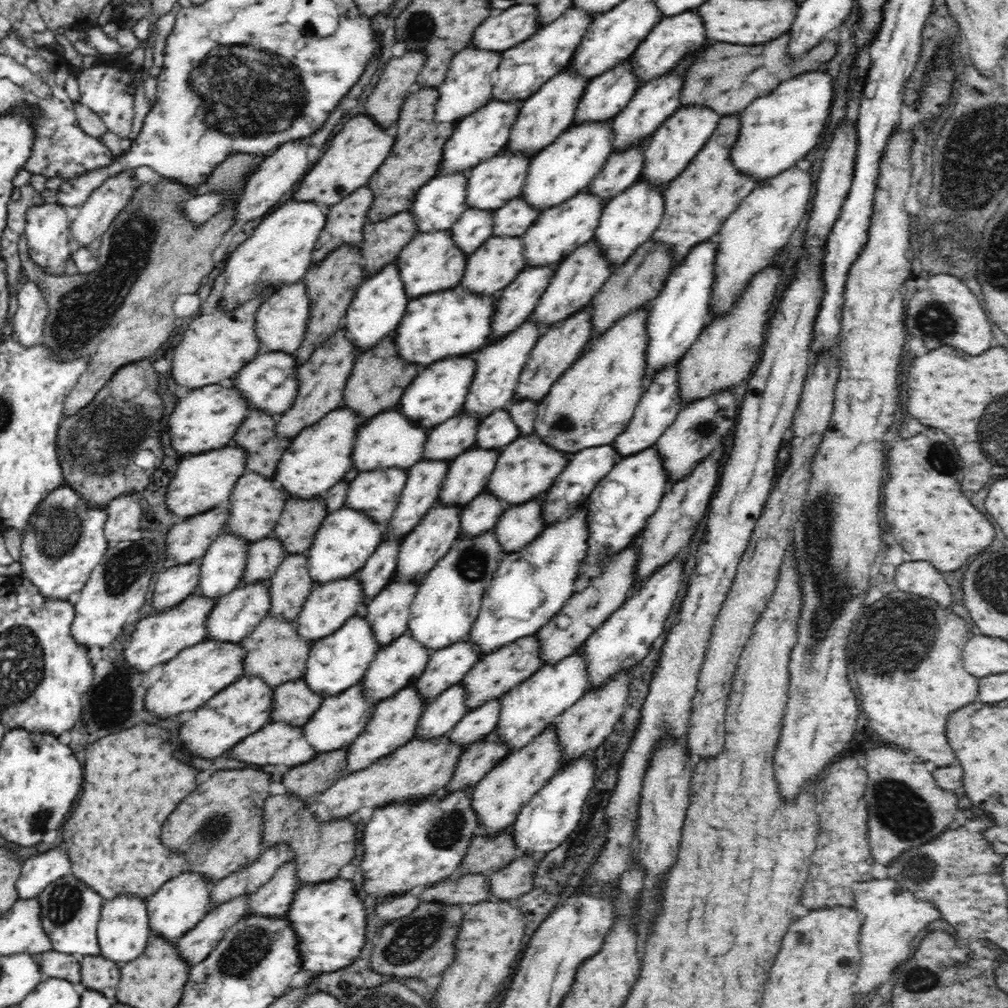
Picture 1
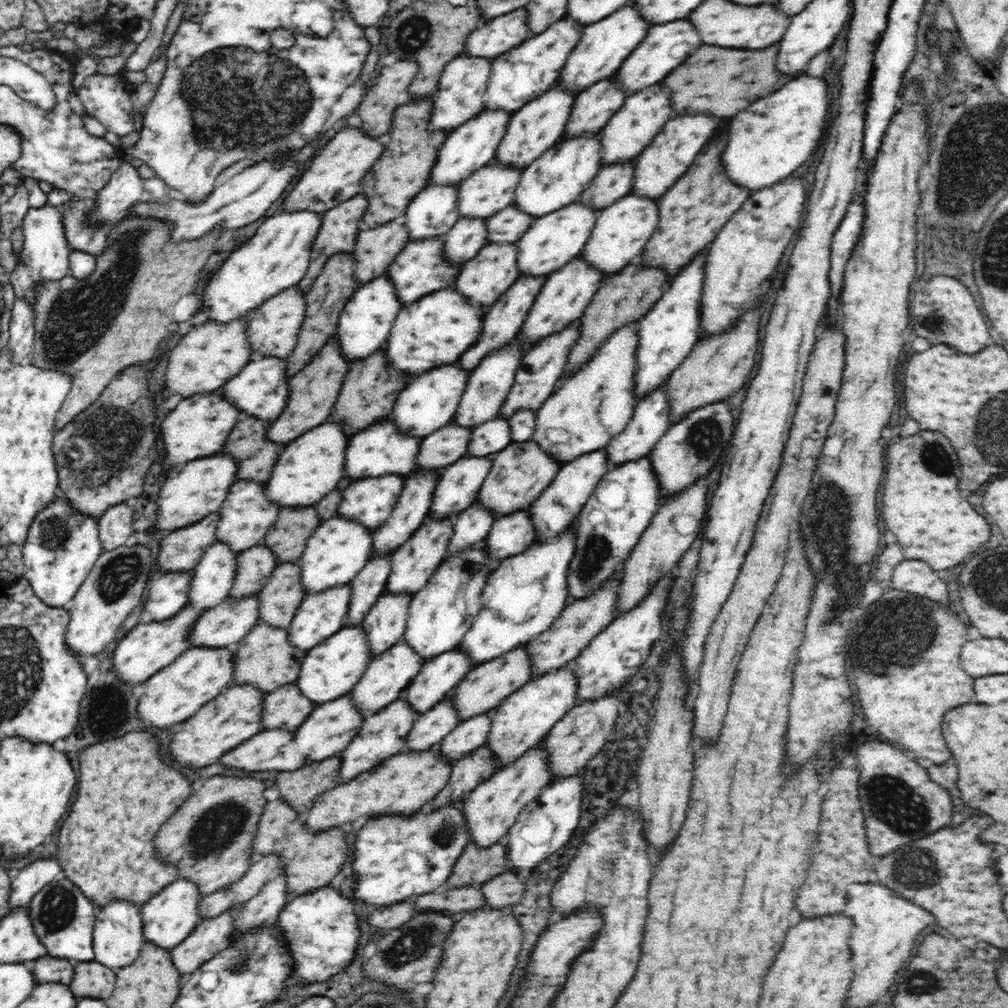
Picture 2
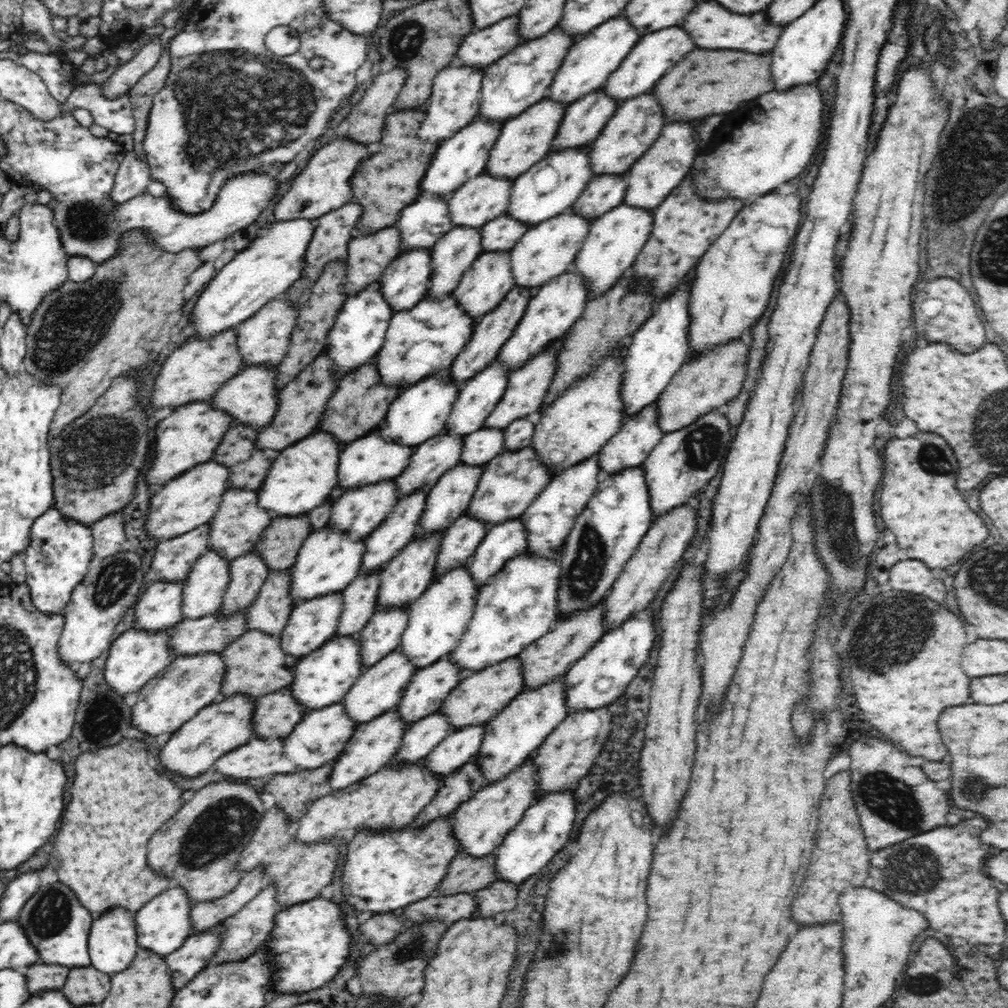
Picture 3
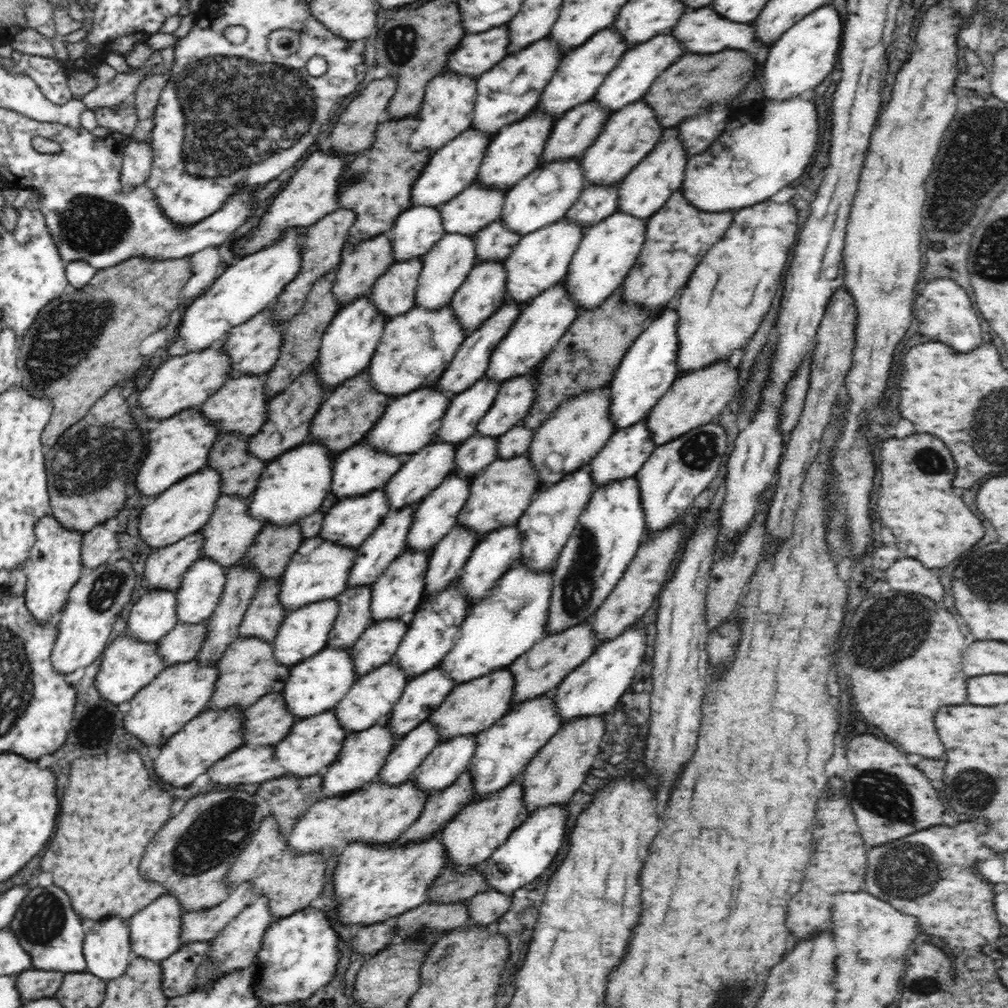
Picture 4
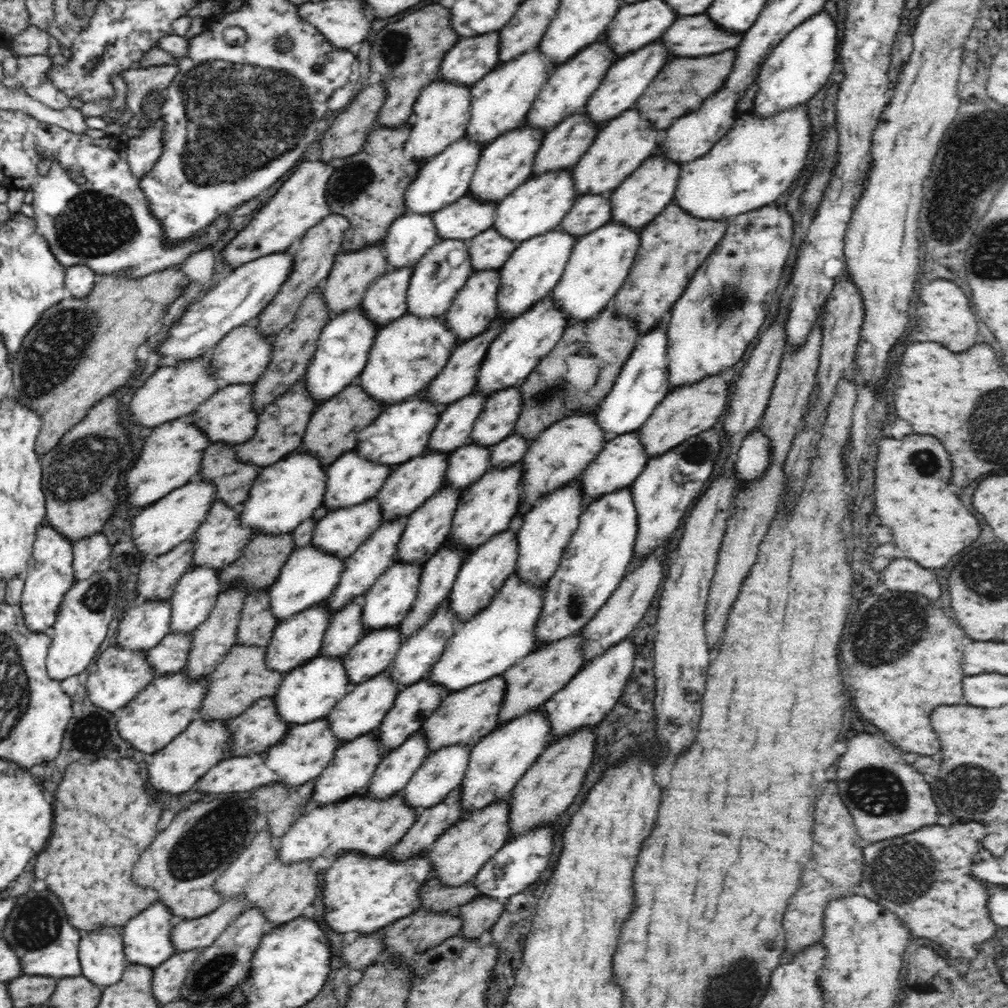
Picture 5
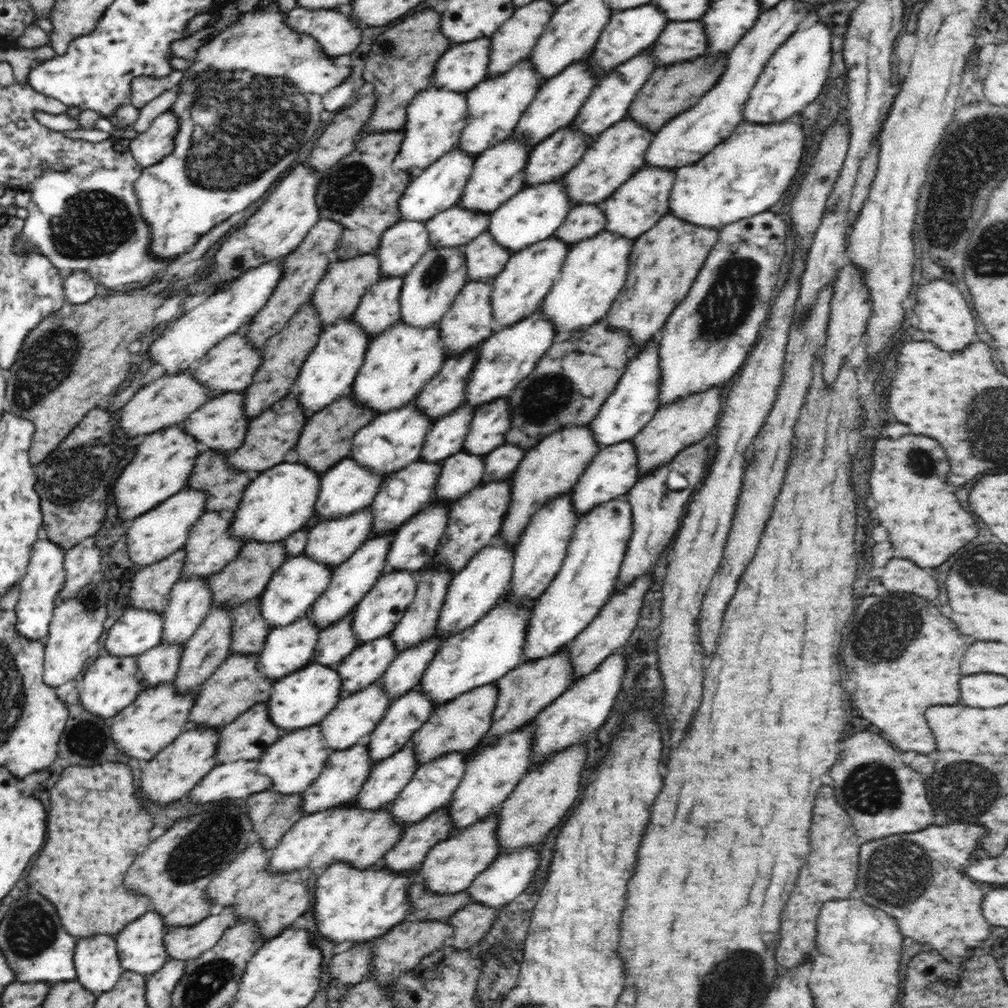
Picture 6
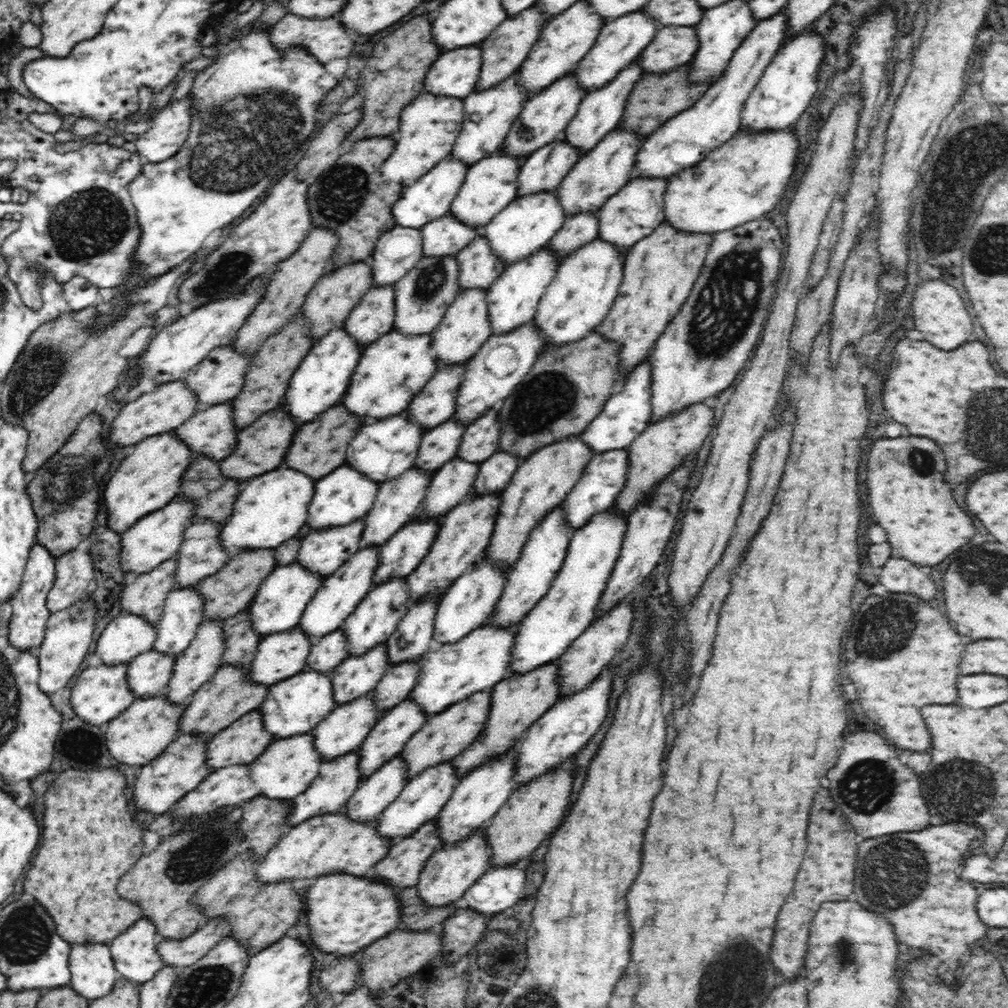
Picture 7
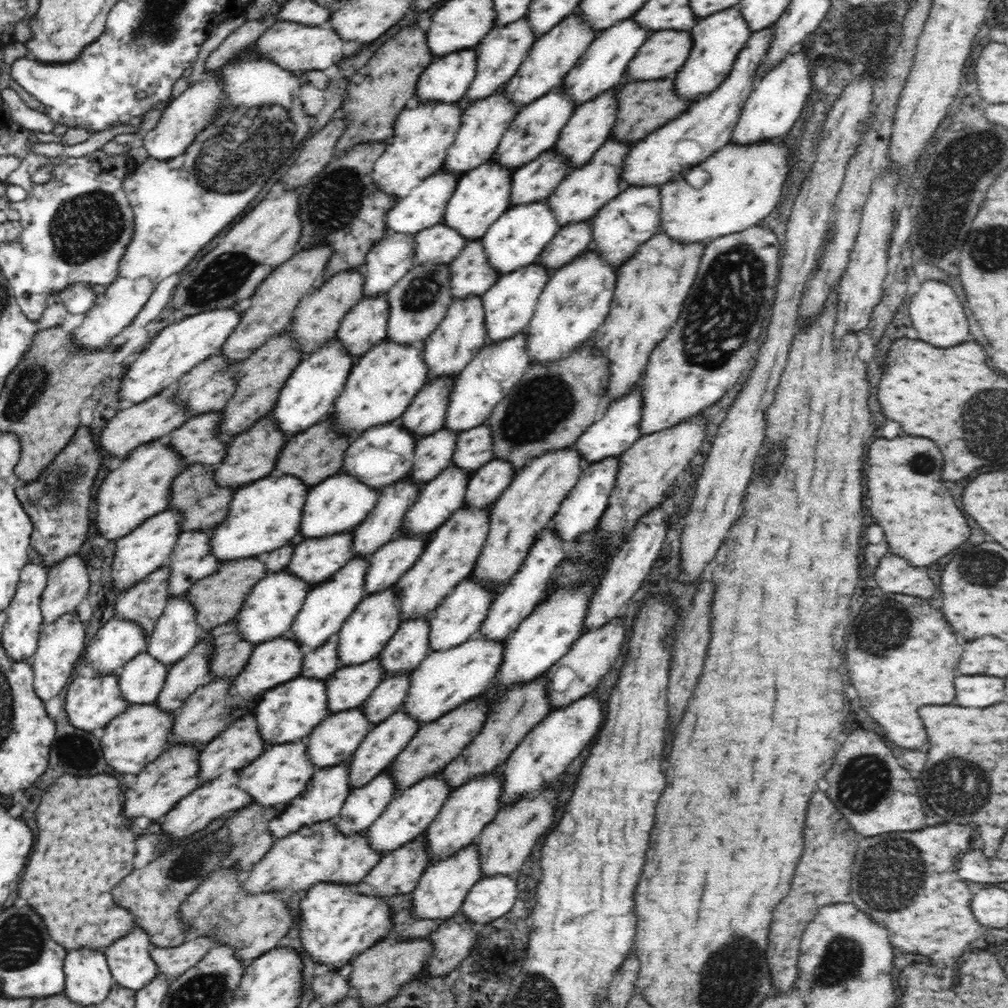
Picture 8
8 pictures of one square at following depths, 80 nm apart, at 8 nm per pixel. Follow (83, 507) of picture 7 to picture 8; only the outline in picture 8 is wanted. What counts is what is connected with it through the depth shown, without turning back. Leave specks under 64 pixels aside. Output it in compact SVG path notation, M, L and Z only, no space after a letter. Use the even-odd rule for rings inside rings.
M89 426L79 427L70 442L57 454L56 458L46 466L36 480L21 484L15 490L26 514L30 516L33 531L30 539L32 551L41 554L45 566L51 567L80 550L87 539L92 515L90 489L94 486L98 468L102 464L102 450L94 443ZM60 508L60 518L50 518L50 512Z

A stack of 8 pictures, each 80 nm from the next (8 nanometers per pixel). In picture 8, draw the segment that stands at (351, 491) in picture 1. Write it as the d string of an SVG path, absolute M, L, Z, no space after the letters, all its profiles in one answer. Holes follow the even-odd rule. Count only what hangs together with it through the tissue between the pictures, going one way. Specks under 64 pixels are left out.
M353 530L306 538L296 546L284 570L314 588L327 581L353 557Z

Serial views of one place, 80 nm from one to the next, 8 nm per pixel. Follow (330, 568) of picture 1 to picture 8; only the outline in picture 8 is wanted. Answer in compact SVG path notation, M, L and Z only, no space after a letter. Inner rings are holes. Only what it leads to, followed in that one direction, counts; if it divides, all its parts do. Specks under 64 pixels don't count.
M284 569L278 573L267 574L254 586L250 596L246 598L246 604L236 616L242 641L256 646L259 643L288 635L294 617L301 612L302 604L312 589L308 583L304 583L298 576Z

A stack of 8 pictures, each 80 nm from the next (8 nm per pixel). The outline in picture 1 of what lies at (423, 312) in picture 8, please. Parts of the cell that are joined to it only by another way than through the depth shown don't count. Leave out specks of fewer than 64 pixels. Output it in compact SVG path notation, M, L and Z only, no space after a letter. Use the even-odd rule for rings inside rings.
M467 208L451 227L452 241L466 255L474 254L494 234L494 210Z

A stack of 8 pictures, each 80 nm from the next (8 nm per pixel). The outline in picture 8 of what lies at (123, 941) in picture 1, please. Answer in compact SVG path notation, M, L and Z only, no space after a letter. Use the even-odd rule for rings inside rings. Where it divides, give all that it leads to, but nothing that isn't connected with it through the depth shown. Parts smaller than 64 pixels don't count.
M80 948L67 951L63 969L63 993L75 1004L84 1007L102 1002L115 984L104 950Z

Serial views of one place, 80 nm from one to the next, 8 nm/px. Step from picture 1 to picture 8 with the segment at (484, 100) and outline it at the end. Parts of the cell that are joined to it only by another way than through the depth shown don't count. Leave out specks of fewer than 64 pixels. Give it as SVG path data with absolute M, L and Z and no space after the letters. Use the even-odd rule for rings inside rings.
M458 102L420 103L402 110L396 118L394 134L386 142L388 147L374 166L373 181L378 190L401 199L408 196L422 180L437 174L462 124L462 113Z

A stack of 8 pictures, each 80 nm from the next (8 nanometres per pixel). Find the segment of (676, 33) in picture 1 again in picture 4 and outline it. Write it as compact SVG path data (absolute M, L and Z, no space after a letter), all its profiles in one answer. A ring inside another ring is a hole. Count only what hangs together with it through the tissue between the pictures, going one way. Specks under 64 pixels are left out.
M670 32L658 34L648 42L630 47L622 55L620 62L606 75L592 100L596 101L602 109L608 109L612 113L622 111L626 106L642 100L660 73L685 53L686 50L681 42L675 40Z

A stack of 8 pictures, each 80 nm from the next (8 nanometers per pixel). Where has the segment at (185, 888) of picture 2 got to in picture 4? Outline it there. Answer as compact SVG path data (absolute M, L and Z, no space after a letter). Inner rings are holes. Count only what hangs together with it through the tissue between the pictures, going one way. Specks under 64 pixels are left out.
M162 894L160 898L150 902L146 908L139 910L128 920L130 948L134 956L141 956L154 962L161 962L174 954L181 946L181 916L184 913L177 898Z

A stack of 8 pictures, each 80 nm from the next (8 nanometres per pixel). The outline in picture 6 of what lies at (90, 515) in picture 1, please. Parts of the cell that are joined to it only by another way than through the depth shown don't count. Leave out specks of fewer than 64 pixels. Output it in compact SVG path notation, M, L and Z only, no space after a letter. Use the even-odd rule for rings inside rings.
M40 532L38 540L34 542L31 550L31 557L27 566L26 575L20 582L20 598L15 606L17 621L15 629L20 633L20 637L28 641L47 641L50 621L53 611L57 605L58 592L64 586L66 571L63 568L65 549L43 536Z

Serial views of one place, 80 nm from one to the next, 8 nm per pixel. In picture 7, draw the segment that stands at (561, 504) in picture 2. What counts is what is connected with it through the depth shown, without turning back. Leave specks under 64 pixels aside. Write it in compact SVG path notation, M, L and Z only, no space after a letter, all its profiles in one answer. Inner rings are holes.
M560 506L548 512L538 522L538 526L531 530L520 556L514 562L513 569L508 573L504 592L488 620L489 624L495 628L517 626L528 612L536 607L536 604L548 593L556 575L562 569L573 532L574 530L565 522L563 509Z

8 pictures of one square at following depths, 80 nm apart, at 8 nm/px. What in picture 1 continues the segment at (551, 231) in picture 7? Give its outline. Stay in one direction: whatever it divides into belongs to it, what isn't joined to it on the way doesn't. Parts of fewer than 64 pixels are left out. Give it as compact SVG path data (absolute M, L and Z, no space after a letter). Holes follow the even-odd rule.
M612 120L570 126L568 131L532 159L521 196L532 208L543 211L585 191L614 153L613 140Z

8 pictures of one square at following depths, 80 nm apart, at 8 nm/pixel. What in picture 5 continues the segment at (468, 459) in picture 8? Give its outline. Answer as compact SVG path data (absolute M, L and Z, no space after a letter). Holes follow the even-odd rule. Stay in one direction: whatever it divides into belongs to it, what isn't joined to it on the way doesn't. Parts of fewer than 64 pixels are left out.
M518 385L494 392L476 417L470 433L470 443L491 448L513 434L522 405Z

